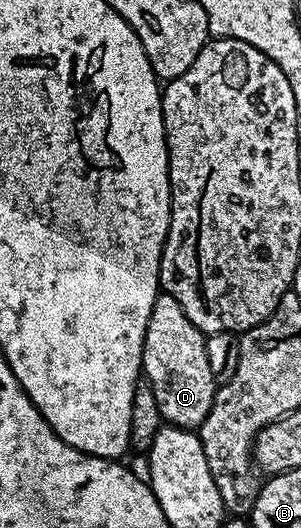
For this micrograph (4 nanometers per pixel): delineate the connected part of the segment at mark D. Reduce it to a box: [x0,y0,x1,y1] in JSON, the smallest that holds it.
[141,293,219,431]

